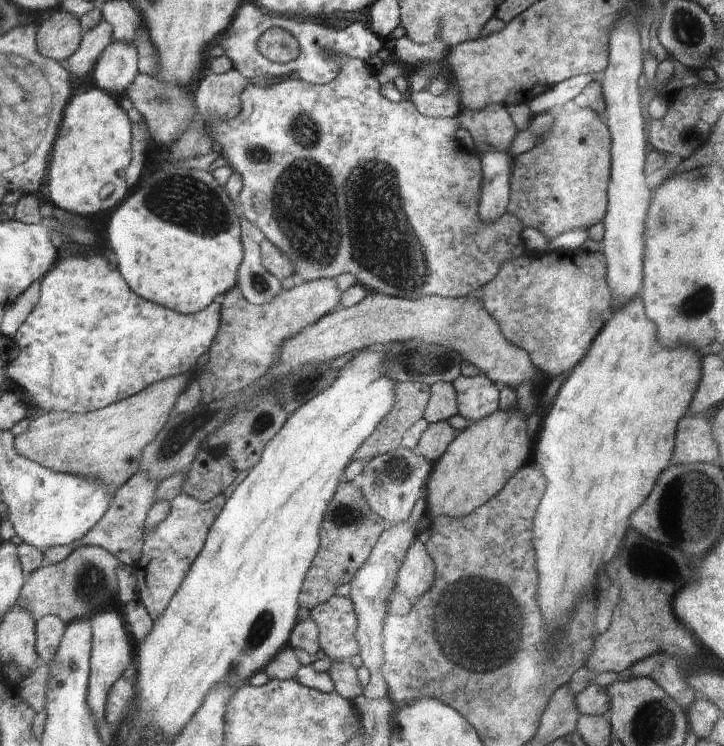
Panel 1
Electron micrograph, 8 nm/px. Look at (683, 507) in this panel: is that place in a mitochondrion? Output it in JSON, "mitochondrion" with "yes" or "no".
{"mitochondrion":"yes"}

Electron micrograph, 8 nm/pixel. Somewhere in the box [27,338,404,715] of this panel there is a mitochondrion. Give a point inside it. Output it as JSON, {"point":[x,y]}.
{"point":[181,432]}

